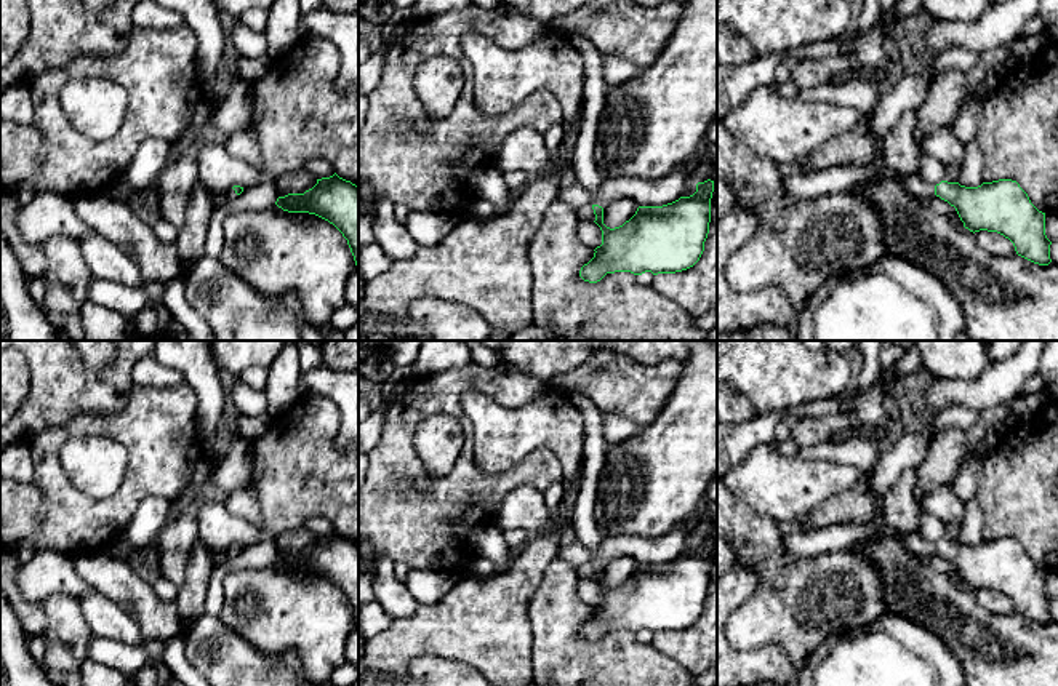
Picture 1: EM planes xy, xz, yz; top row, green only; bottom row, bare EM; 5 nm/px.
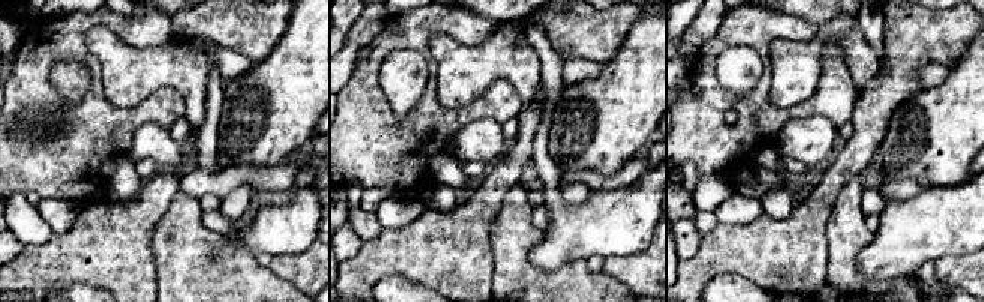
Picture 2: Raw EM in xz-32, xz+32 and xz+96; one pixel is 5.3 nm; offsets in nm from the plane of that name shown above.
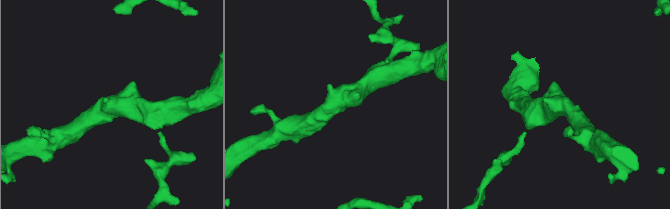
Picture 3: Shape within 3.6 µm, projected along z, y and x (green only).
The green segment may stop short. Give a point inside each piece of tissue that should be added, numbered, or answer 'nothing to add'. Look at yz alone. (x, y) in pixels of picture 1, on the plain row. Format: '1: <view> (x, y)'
1: yz (839, 536)

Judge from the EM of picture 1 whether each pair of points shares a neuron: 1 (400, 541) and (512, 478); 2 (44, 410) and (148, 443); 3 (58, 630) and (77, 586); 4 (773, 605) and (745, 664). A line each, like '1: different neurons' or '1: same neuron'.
1: same neuron
2: different neurons
3: different neurons
4: different neurons

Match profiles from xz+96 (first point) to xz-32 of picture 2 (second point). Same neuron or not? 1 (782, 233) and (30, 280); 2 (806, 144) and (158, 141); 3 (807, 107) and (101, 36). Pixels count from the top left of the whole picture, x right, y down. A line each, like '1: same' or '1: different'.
1: same
2: same
3: different

